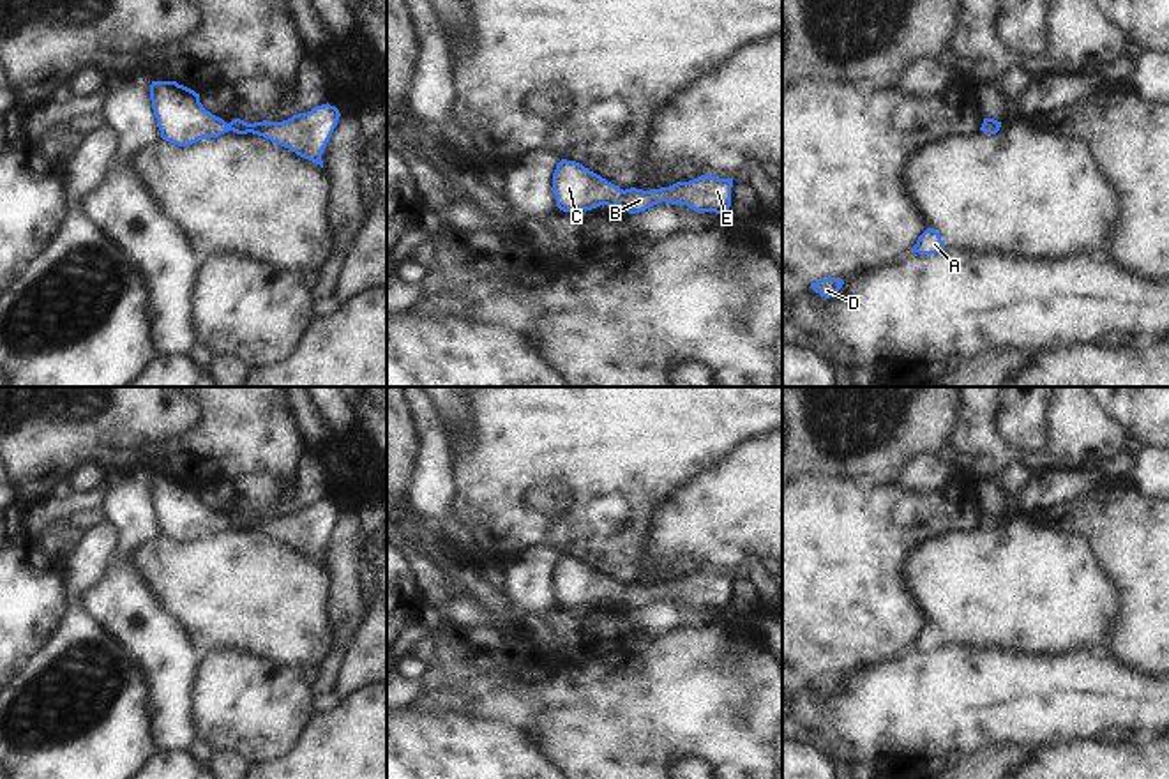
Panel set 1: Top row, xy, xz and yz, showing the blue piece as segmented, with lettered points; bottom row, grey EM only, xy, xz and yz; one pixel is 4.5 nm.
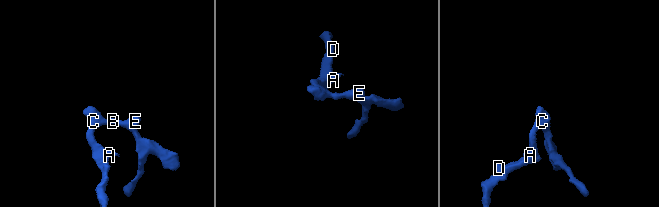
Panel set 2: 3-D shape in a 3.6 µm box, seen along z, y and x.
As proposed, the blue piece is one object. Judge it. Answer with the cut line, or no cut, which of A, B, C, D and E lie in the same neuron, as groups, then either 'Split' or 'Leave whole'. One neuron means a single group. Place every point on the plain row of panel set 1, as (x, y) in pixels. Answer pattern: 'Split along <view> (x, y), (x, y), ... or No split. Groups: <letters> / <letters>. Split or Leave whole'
No split. Groups: A B C D E. Leave whole

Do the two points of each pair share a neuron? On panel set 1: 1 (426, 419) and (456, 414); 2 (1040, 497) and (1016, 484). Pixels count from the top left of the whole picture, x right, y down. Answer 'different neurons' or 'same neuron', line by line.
1: different neurons
2: different neurons

